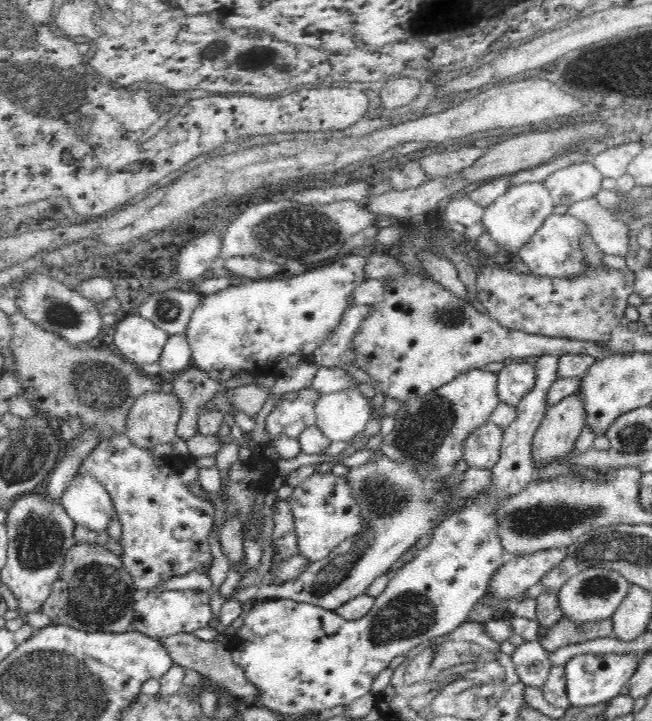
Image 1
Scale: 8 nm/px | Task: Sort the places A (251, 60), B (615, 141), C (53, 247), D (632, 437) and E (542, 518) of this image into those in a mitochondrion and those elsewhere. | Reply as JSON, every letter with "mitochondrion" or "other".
{"A":"mitochondrion","B":"other","C":"other","D":"mitochondrion","E":"mitochondrion"}

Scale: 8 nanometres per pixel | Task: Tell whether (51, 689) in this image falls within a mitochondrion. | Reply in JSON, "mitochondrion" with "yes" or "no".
{"mitochondrion":"yes"}

